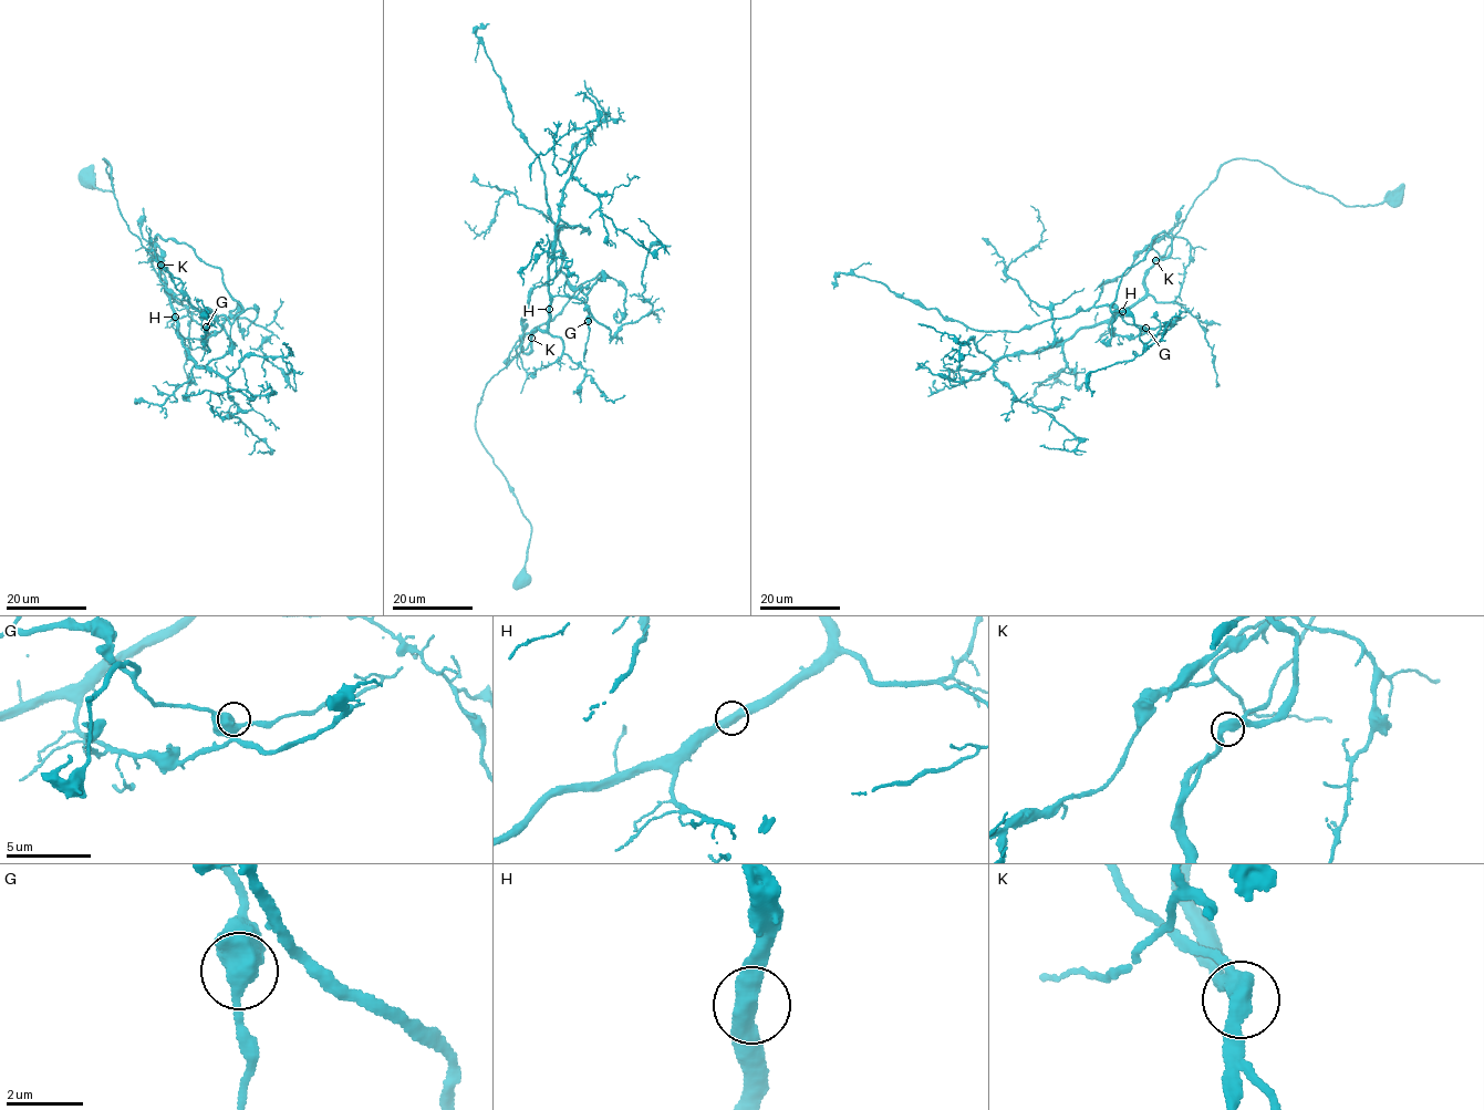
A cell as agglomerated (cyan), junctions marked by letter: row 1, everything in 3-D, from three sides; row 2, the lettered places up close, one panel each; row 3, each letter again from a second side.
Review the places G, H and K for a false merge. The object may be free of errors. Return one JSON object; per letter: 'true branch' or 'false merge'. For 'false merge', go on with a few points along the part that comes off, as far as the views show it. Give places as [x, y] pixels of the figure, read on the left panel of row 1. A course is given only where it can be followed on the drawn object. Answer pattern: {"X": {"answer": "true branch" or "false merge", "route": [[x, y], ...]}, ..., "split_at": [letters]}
{"G": {"answer": "true branch"}, "H": {"answer": "true branch"}, "K": {"answer": "true branch"}, "split_at": []}

